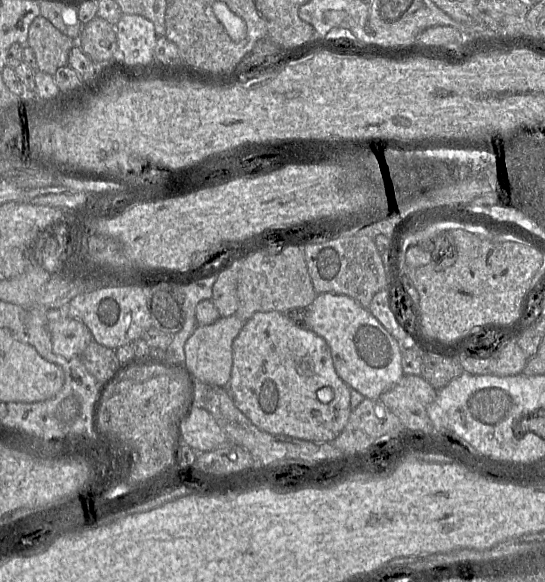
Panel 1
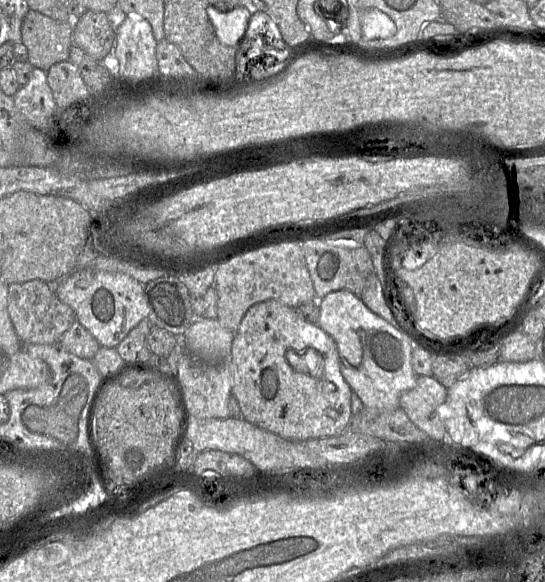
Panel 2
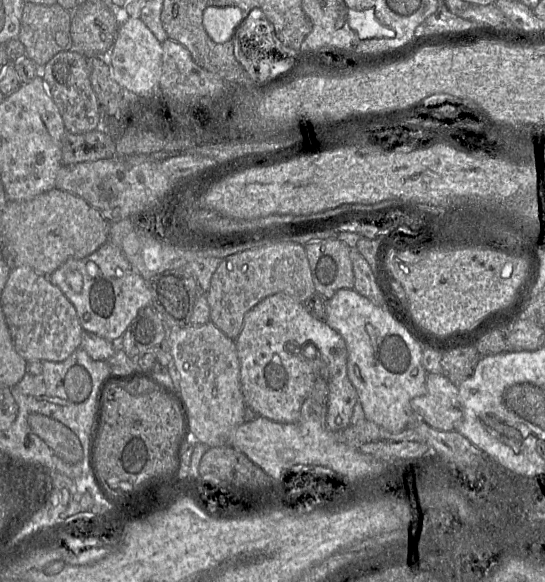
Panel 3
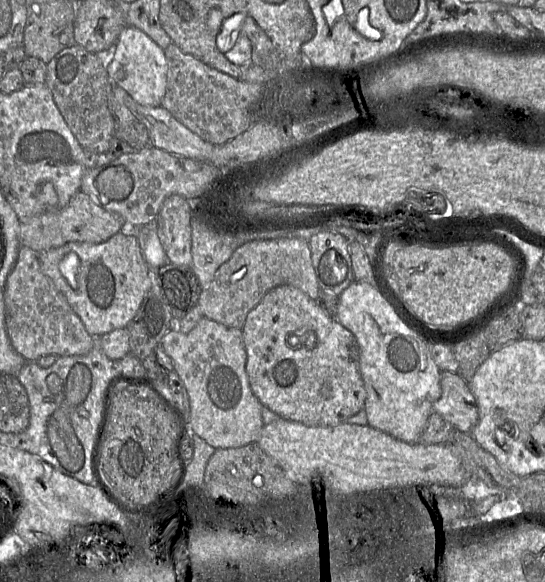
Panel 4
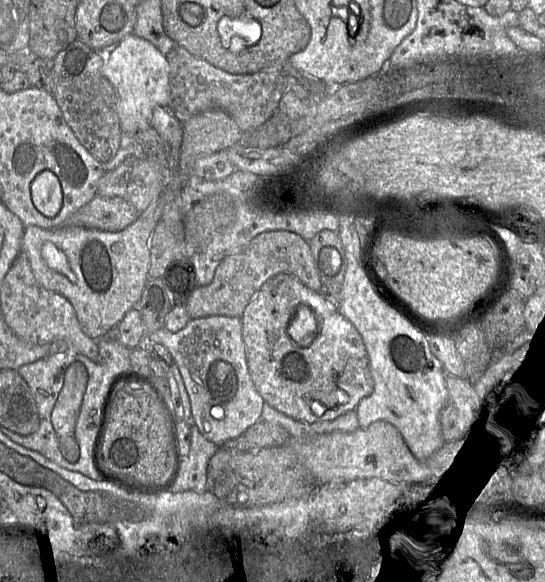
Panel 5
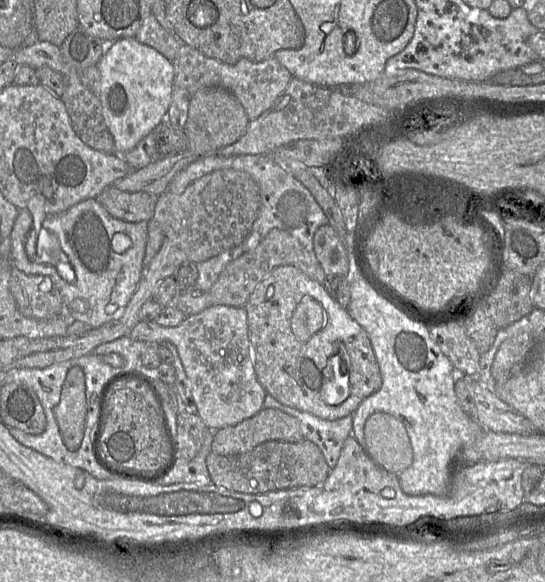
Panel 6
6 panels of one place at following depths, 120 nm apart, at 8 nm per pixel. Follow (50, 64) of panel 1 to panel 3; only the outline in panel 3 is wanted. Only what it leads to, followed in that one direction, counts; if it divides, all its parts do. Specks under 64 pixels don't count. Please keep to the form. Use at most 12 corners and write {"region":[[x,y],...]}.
{"region":[[24,3],[18,39],[44,66],[73,50],[72,11]]}

